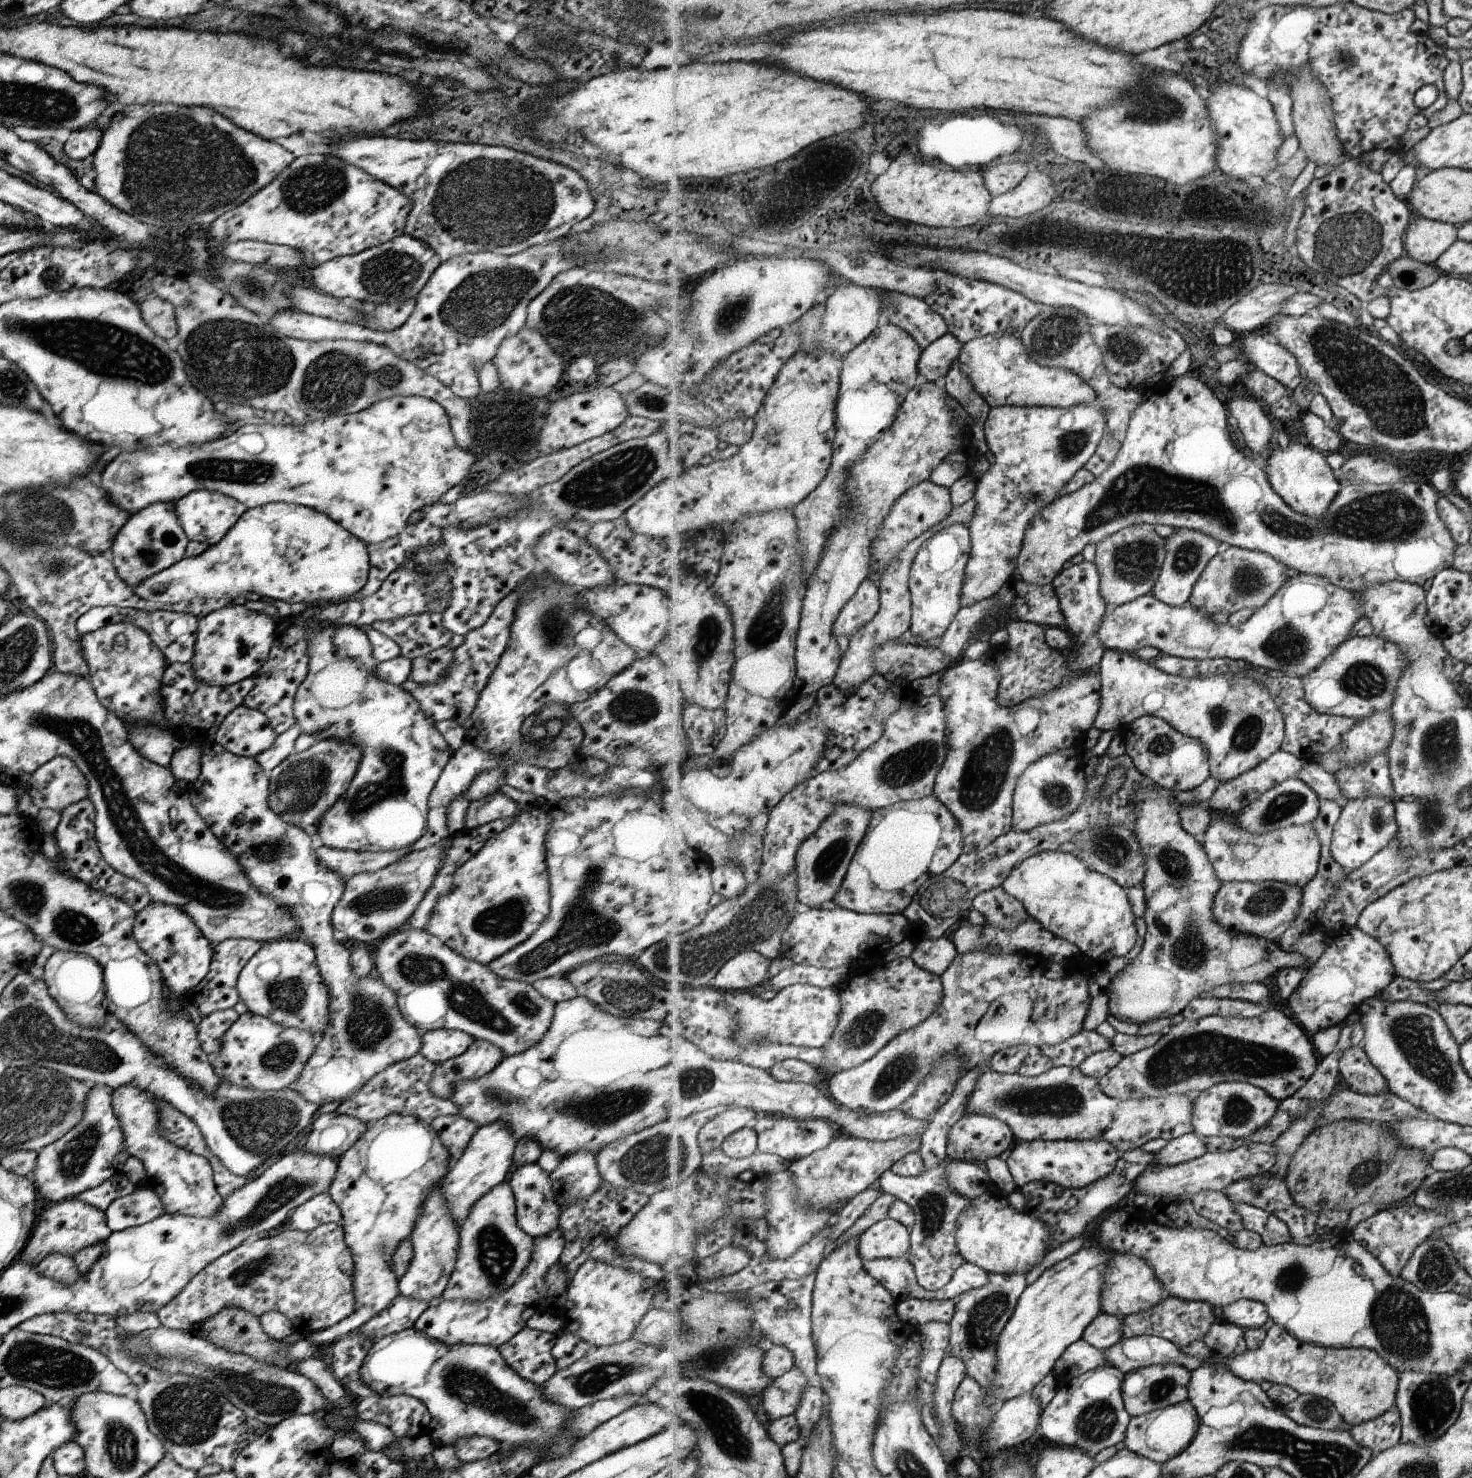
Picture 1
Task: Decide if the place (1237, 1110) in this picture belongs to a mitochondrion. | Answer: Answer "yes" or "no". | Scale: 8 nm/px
yes

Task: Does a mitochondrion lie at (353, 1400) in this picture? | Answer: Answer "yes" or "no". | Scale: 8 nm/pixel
no

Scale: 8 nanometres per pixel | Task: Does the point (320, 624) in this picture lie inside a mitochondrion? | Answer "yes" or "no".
no

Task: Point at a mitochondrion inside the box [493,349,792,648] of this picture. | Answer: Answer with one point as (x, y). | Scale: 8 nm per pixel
(618, 476)

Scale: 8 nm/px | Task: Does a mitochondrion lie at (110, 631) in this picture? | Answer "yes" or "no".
no

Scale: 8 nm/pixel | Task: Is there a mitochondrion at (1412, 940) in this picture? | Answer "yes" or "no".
no

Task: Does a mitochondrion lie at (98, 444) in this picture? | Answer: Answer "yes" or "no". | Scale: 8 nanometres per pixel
no

